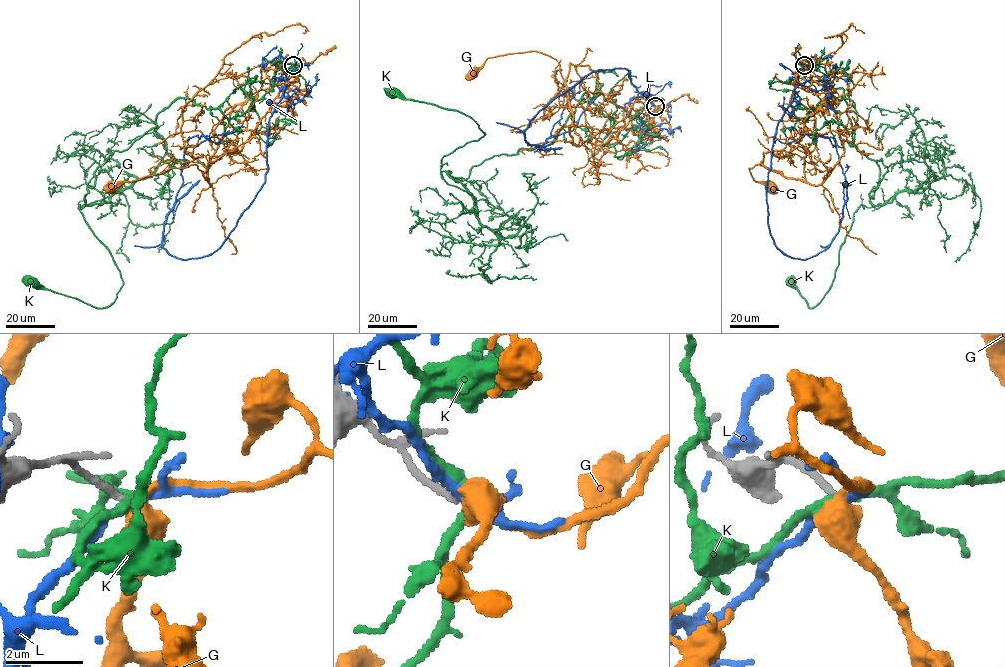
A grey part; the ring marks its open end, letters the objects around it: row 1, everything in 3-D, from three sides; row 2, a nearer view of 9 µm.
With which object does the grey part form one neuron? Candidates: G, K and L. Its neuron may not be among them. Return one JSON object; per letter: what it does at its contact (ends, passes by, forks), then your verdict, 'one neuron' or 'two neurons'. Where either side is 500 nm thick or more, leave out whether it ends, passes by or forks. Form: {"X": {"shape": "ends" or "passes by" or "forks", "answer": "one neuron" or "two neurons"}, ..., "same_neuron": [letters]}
{"G": {"answer": "one neuron"}, "K": {"shape": "passes by", "answer": "two neurons"}, "L": {"shape": "passes by", "answer": "two neurons"}, "same_neuron": ["G"]}

